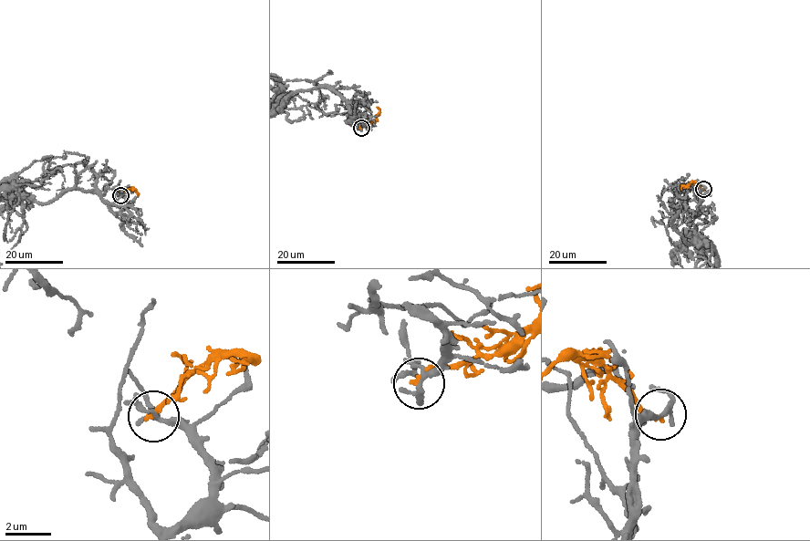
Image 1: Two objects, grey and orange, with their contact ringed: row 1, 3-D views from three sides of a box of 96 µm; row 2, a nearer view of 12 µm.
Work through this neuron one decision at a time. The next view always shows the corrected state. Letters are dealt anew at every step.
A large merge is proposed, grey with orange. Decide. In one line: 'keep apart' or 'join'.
keep apart

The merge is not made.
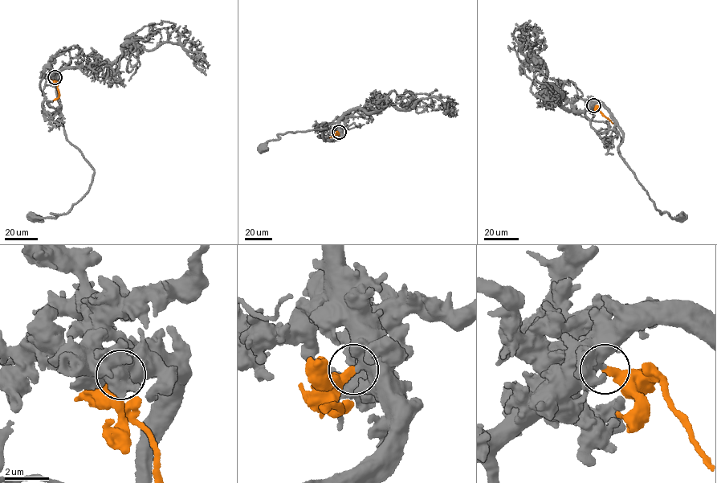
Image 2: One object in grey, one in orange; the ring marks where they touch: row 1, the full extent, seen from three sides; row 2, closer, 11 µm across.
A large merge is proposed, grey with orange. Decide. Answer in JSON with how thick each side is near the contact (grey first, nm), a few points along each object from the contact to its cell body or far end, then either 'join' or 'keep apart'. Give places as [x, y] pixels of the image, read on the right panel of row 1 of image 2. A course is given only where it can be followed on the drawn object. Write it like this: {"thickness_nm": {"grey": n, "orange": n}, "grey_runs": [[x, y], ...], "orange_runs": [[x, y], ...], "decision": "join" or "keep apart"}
{"thickness_nm": {"grey": 650, "orange": 400}, "grey_runs": [[593, 105], [599, 102], [617, 122], [623, 135], [618, 151], [655, 208], [674, 219], [682, 218]], "orange_runs": [[593, 106], [613, 123]], "decision": "join"}

